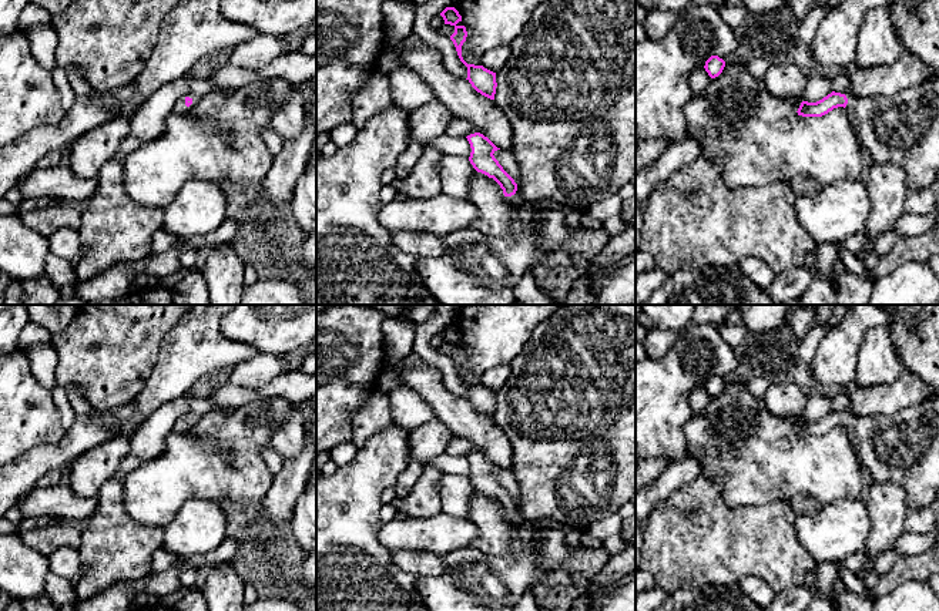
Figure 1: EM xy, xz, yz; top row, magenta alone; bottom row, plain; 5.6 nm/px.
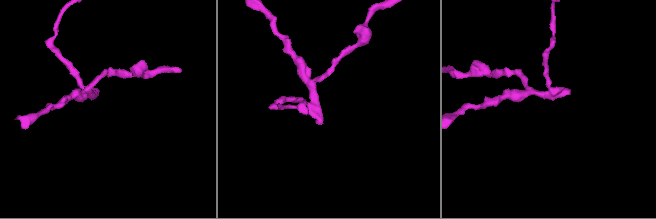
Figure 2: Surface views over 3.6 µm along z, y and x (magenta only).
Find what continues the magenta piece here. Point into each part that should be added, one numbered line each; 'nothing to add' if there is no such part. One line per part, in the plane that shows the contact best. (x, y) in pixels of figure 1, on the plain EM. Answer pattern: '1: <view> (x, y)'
1: xy (181, 427)

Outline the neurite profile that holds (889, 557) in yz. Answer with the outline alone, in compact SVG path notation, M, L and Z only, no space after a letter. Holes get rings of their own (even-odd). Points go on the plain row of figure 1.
M895 550L883 551L875 561L878 575L885 574L902 555Z

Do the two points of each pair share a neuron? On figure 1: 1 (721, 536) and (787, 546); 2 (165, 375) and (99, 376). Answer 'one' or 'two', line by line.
1: one
2: two

